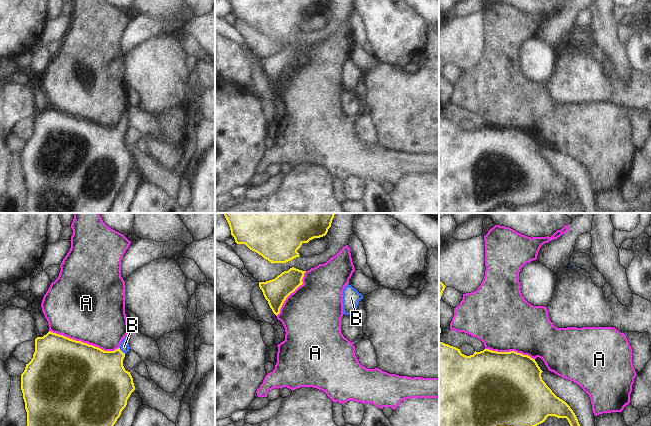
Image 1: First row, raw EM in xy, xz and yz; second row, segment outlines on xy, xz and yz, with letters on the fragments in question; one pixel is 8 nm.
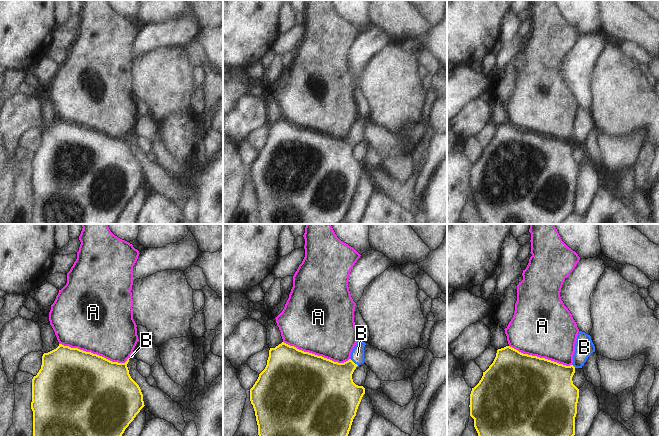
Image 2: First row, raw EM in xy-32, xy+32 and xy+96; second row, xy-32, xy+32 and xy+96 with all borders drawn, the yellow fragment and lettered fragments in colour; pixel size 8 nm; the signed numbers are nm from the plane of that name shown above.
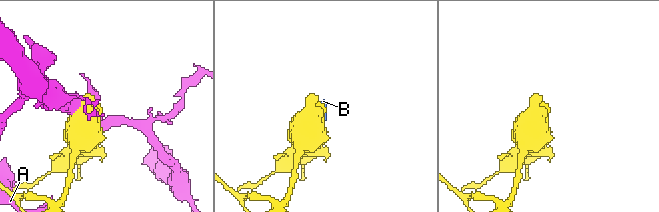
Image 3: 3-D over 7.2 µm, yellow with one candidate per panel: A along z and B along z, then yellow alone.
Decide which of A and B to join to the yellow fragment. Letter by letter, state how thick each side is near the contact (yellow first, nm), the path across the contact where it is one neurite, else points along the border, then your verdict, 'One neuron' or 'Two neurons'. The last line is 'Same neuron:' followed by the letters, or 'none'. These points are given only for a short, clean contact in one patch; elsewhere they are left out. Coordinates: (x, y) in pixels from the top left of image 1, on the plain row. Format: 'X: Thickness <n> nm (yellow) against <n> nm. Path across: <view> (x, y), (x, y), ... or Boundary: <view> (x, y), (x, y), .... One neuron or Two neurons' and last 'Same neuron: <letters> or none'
A: Thickness 500 nm (yellow) against 480 nm. Two neurons
B: Thickness 380 nm (yellow) against 80 nm. Path across: xy (100, 150), (121, 127), (124, 122). One neuron
Same neuron: B.

